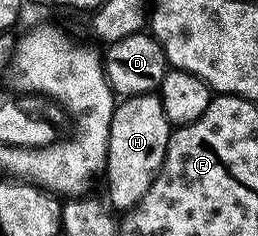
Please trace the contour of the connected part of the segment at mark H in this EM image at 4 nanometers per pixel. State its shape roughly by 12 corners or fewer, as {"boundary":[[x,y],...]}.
{"boundary":[[160,93],[127,98],[111,120],[107,202],[151,192],[174,129]]}

